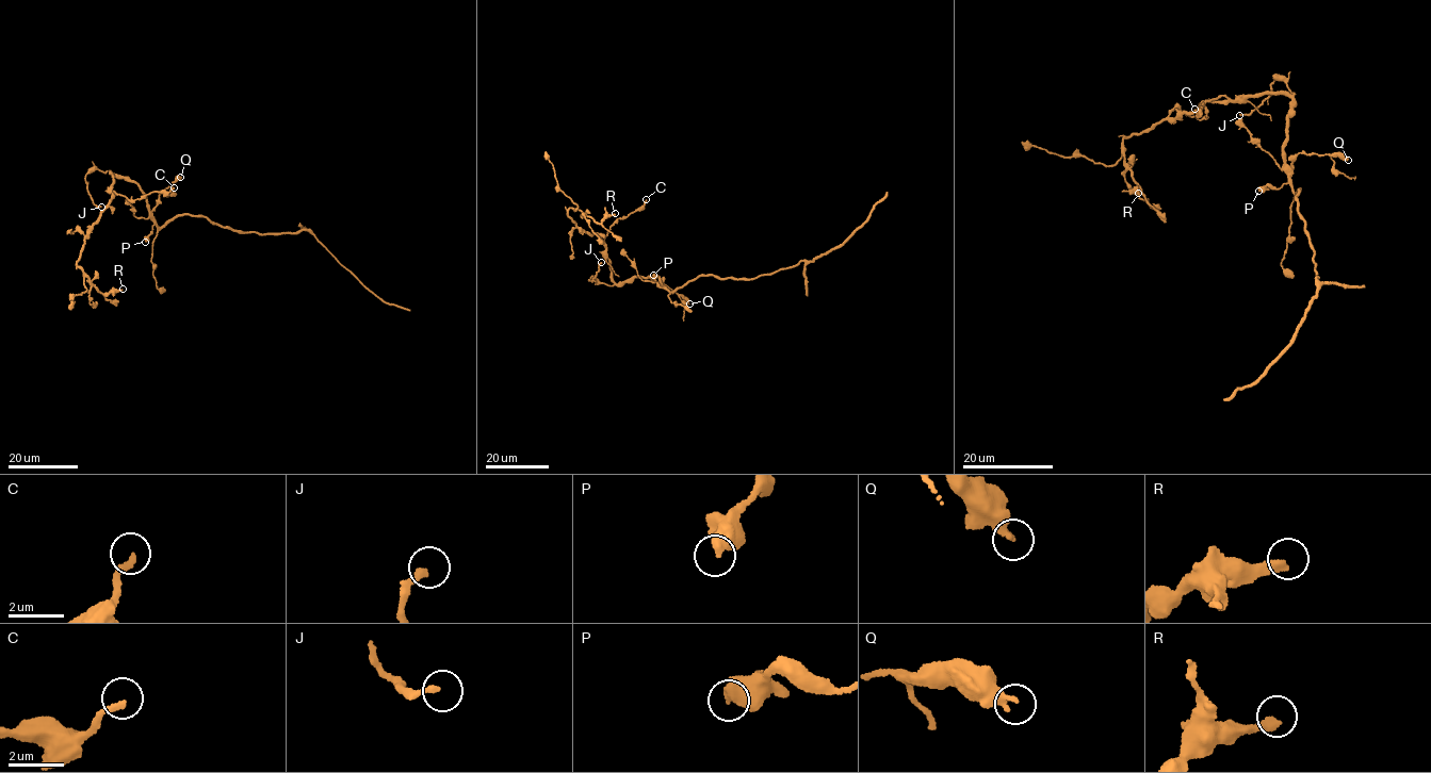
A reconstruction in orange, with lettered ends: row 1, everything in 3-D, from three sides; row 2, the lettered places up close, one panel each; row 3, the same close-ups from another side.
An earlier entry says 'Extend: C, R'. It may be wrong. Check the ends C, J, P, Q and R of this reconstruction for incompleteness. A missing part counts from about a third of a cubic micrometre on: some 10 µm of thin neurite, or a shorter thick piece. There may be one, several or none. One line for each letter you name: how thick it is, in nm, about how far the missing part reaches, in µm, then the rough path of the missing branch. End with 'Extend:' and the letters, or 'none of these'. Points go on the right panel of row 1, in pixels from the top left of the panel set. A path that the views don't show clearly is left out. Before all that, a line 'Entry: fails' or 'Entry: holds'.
Entry: holds
C: 200 nm | 20 µm
R: 360 nm | 25 µm
Extend: C, R

